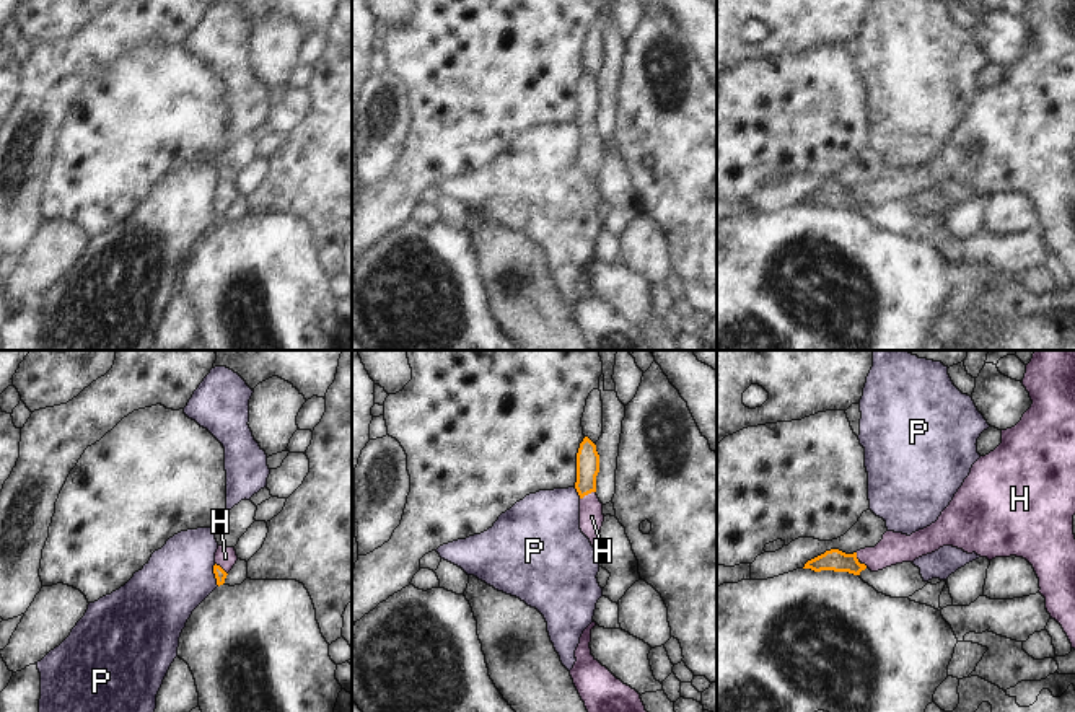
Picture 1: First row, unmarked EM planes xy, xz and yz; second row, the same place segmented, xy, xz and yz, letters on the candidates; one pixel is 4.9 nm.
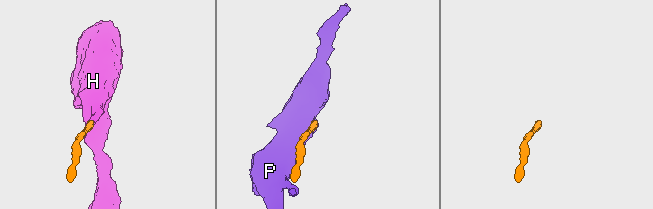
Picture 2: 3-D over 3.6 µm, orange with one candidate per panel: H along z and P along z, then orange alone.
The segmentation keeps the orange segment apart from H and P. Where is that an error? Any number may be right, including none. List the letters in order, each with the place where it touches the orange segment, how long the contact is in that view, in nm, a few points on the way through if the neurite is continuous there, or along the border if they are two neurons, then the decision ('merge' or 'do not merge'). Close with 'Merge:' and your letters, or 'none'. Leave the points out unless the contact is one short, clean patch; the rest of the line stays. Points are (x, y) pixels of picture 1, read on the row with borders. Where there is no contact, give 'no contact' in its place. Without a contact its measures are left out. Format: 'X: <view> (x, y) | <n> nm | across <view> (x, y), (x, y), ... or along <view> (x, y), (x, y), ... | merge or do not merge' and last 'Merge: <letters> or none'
H: xz (587, 494) | 90 nm | across xz (587, 458), (587, 494), (592, 517) | merge
P: xy (215, 575) | 110 nm | along xy (214, 564), (214, 577), (219, 585) | do not merge
Merge: H

